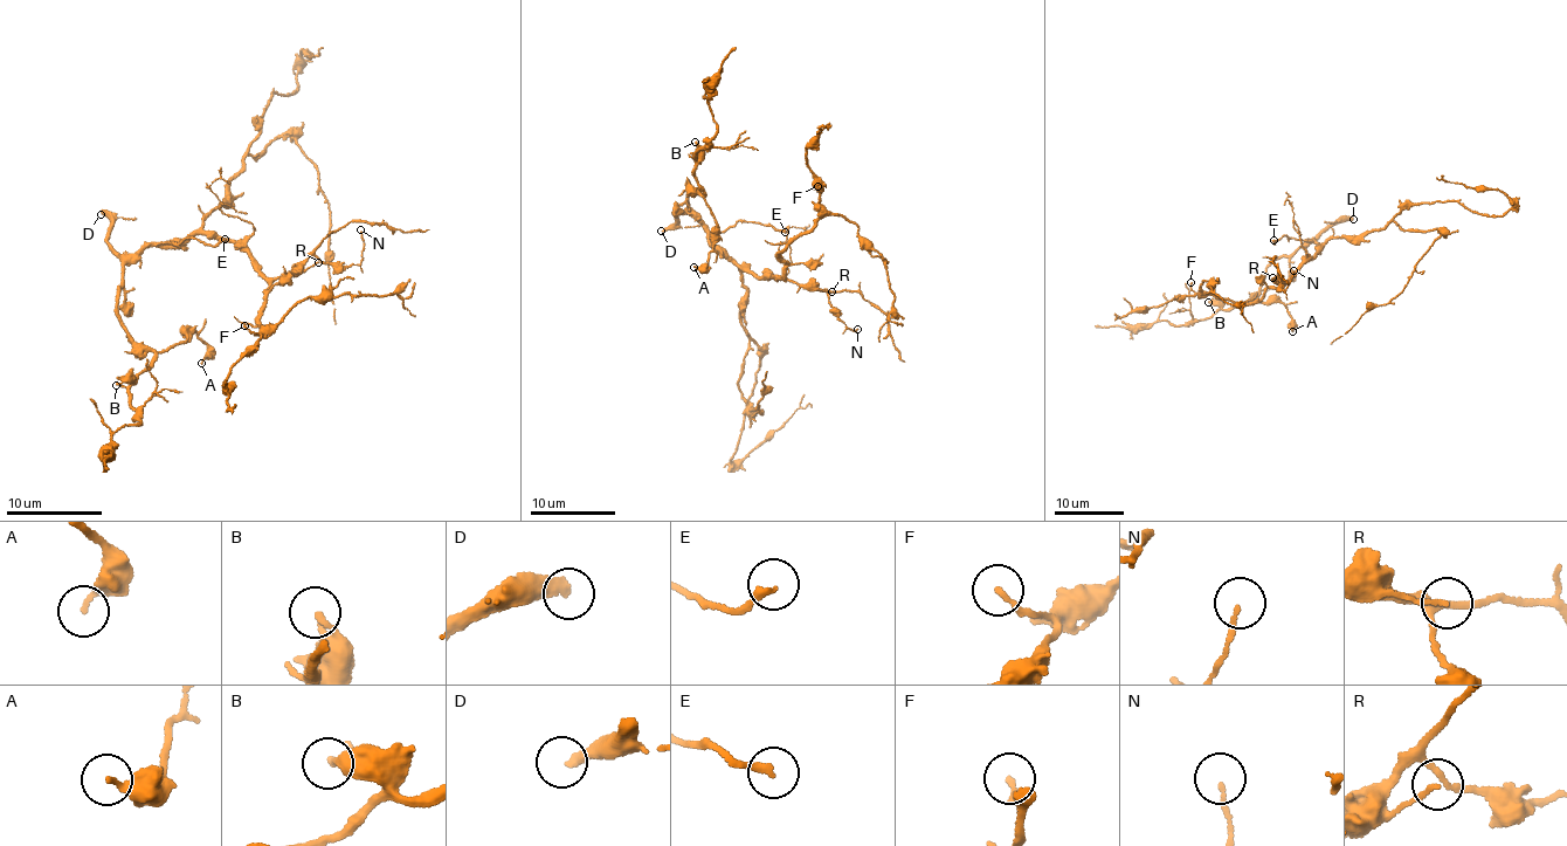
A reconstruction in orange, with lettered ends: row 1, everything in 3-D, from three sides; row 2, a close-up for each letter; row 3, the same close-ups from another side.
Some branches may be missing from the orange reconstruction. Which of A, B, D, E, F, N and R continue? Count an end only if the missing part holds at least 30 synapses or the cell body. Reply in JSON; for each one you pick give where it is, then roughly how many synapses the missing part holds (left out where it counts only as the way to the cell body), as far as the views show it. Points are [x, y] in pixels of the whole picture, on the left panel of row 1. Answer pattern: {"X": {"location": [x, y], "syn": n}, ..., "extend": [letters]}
{"D": {"location": [101, 214], "syn": 300}, "extend": ["D"]}

